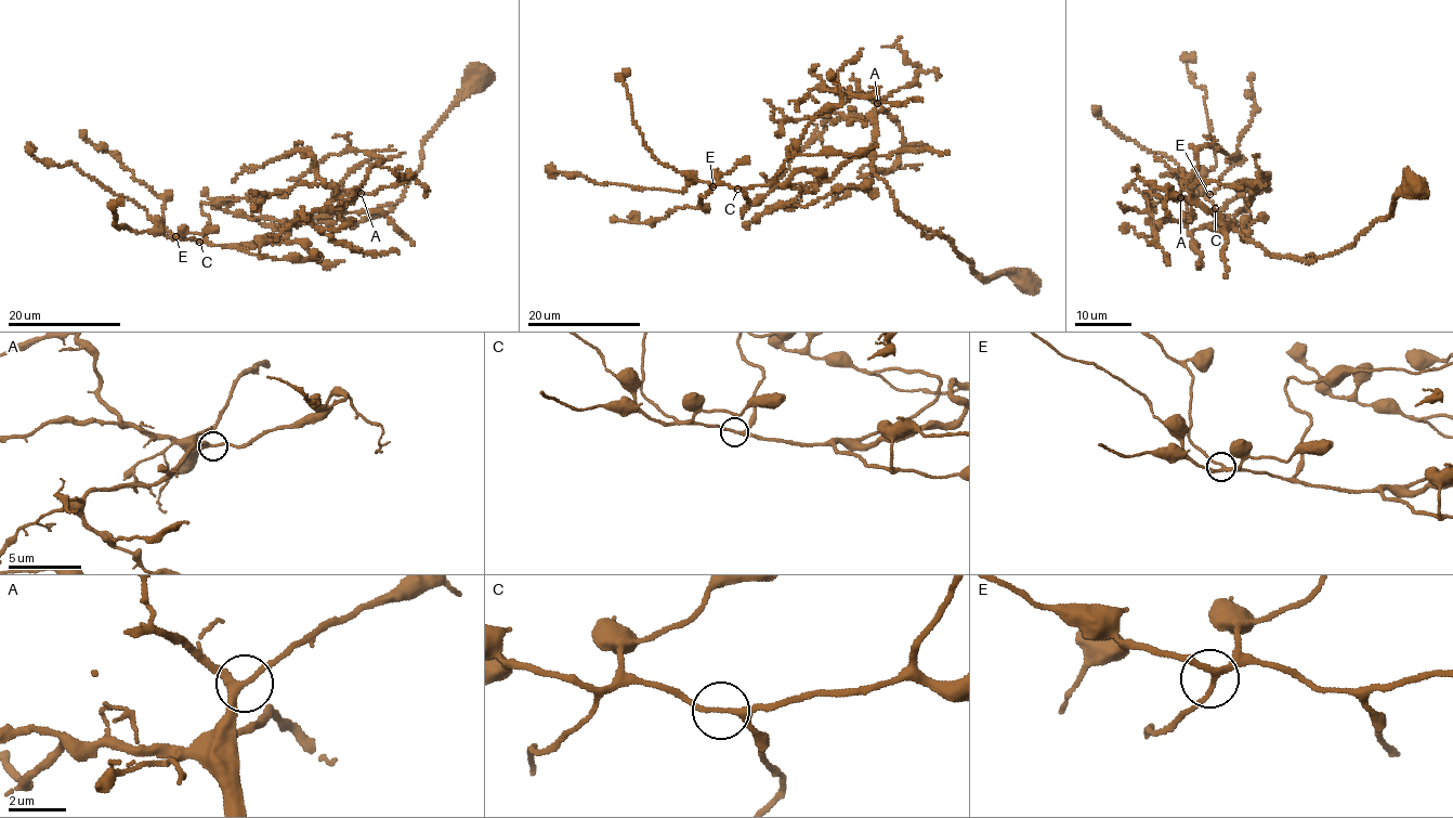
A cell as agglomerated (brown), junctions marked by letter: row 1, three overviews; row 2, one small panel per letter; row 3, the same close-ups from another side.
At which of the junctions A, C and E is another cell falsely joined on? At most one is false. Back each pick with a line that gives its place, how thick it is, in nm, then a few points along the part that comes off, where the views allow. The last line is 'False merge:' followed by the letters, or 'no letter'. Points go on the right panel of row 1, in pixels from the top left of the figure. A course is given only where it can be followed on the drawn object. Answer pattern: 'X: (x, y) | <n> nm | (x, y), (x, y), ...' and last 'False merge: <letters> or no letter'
False merge: no letter

